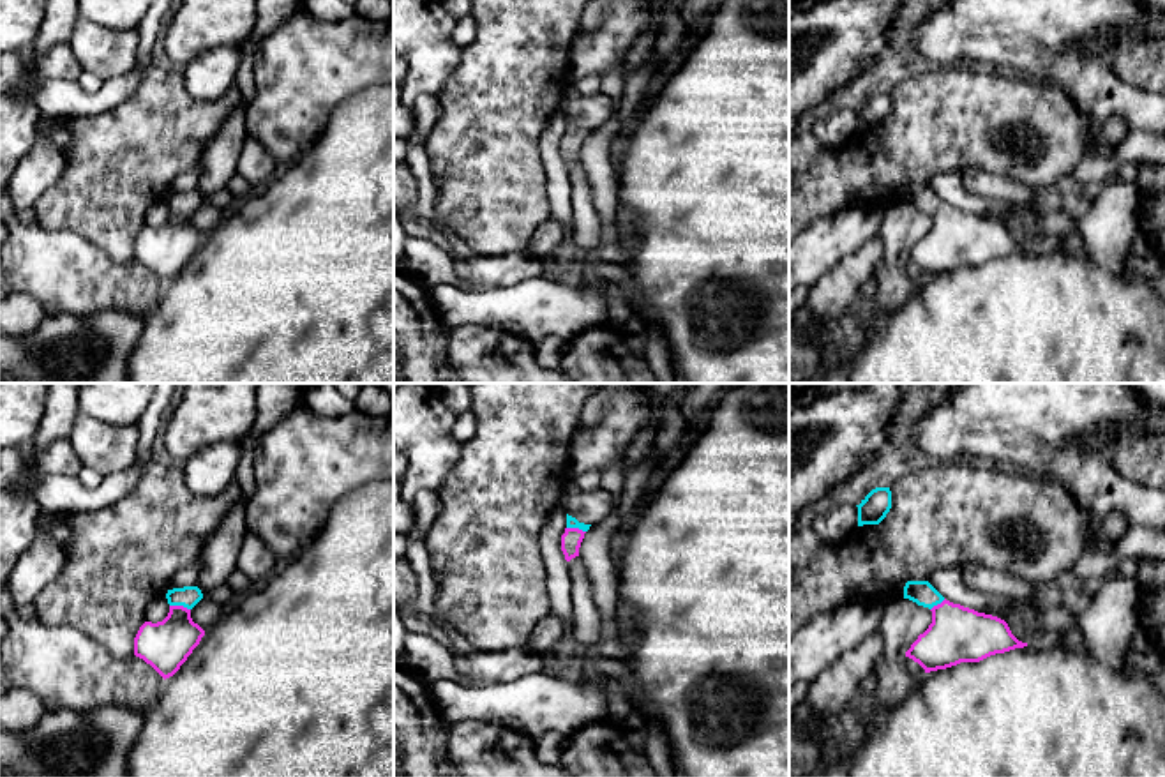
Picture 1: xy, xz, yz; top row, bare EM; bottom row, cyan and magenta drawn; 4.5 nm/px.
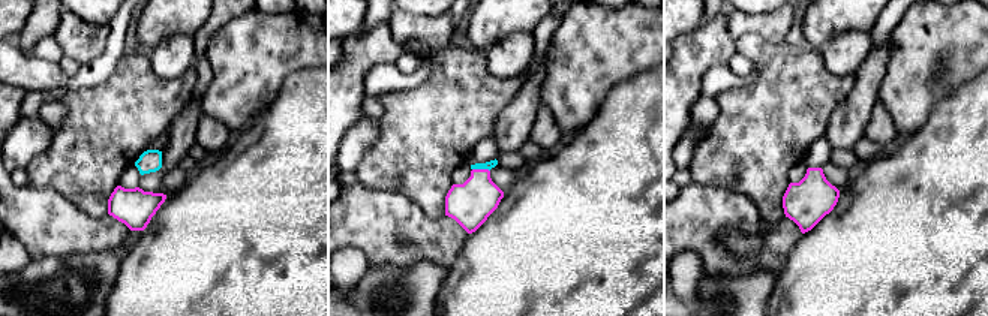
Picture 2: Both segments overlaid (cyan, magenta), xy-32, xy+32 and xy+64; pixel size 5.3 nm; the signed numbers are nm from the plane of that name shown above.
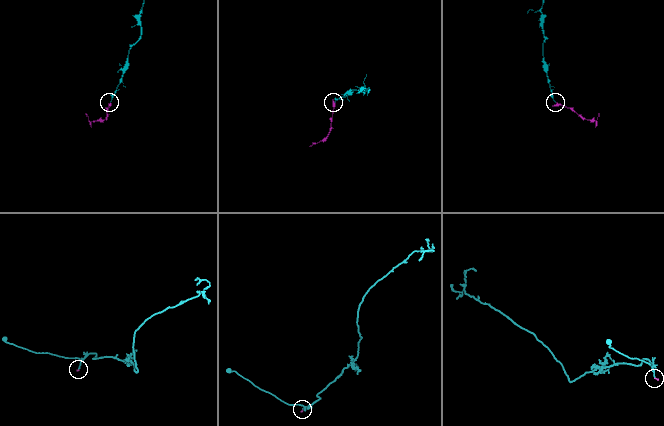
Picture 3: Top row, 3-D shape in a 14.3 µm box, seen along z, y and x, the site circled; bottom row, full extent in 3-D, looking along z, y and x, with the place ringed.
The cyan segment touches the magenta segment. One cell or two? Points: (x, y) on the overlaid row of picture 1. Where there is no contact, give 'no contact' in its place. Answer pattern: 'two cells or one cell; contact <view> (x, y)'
one cell; contact xy (180, 604)

